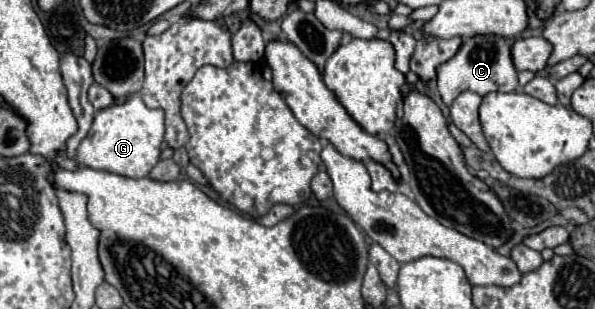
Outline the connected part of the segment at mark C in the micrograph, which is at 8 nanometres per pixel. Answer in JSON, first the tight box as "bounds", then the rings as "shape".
{"bounds":[438,36,518,106],"shape":[[[472,36],[462,38],[460,50],[444,64],[438,66],[438,92],[442,102],[450,106],[454,98],[466,90],[486,96],[488,92],[514,92],[518,88],[516,68],[512,62],[512,42],[504,36]]]}

